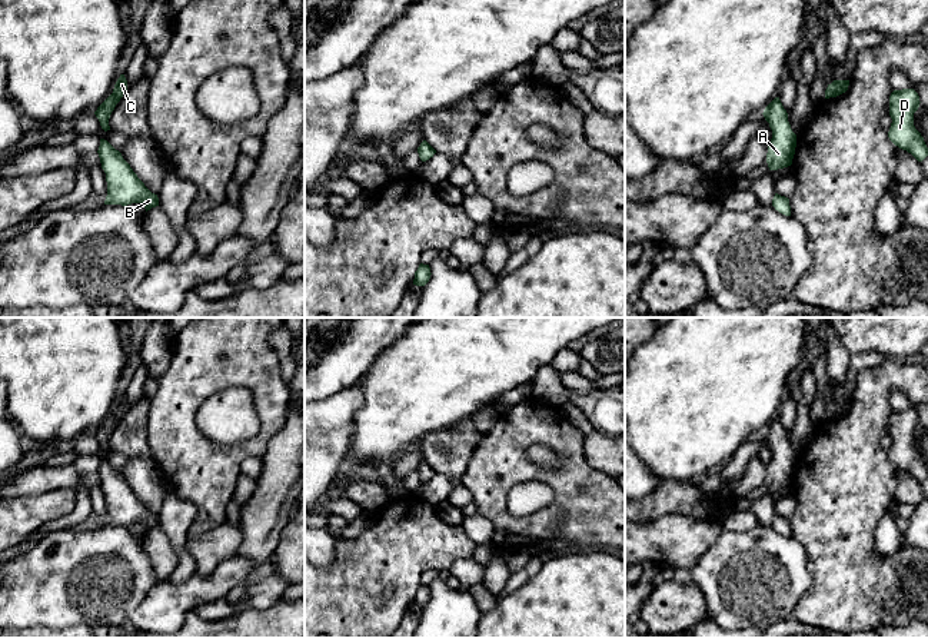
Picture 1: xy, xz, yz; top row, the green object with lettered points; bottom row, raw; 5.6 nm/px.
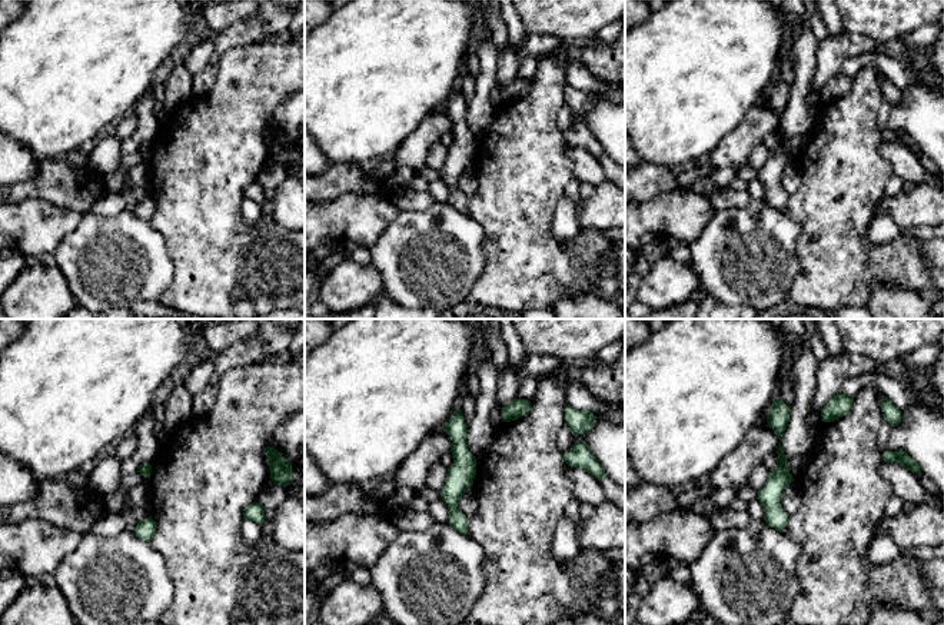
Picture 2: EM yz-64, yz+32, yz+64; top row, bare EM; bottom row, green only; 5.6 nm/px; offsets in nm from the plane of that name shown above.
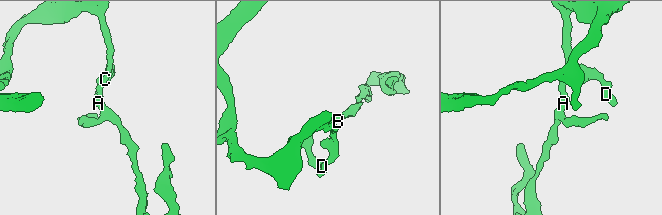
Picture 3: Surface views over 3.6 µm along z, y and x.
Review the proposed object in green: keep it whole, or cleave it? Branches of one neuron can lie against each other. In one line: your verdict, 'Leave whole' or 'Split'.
Leave whole

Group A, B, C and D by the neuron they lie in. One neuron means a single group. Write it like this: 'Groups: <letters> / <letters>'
Groups: A B C D

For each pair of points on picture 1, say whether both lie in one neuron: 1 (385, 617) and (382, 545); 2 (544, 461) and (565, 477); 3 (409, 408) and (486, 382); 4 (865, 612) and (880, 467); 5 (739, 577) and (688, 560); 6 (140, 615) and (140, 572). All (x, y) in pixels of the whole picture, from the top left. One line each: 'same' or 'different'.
1: same
2: different
3: same
4: same
5: different
6: different

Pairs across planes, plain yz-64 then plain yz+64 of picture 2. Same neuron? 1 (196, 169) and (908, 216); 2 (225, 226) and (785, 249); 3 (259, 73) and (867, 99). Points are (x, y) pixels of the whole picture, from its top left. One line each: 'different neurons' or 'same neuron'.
1: different neurons
2: different neurons
3: same neuron

